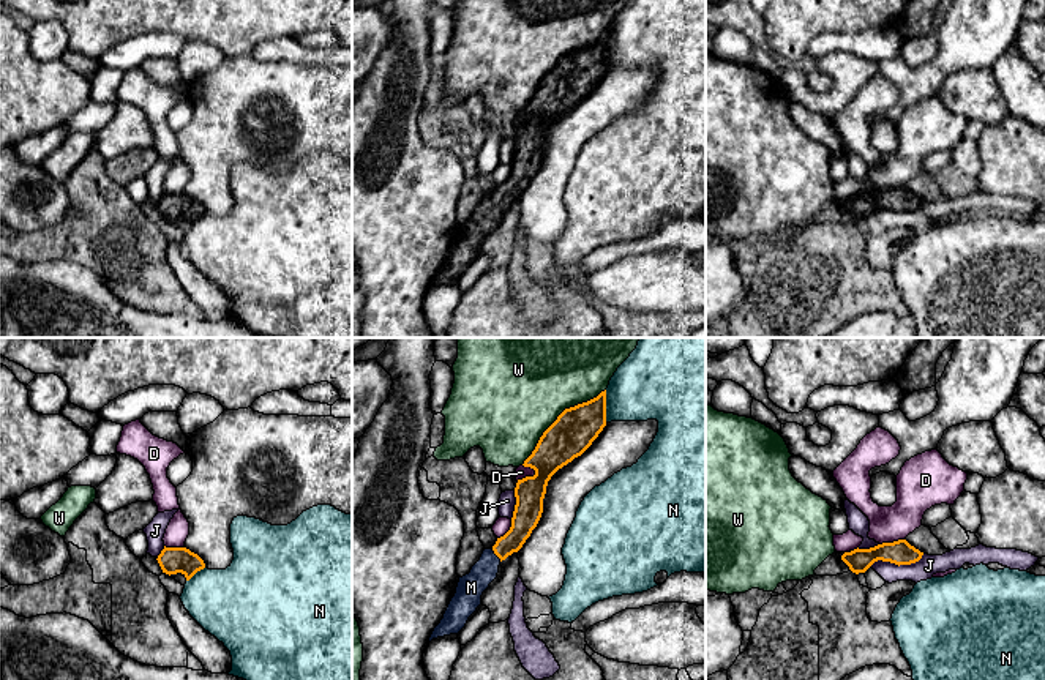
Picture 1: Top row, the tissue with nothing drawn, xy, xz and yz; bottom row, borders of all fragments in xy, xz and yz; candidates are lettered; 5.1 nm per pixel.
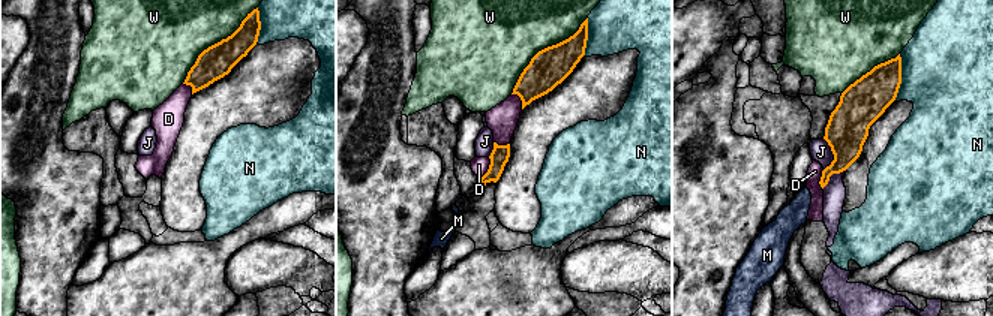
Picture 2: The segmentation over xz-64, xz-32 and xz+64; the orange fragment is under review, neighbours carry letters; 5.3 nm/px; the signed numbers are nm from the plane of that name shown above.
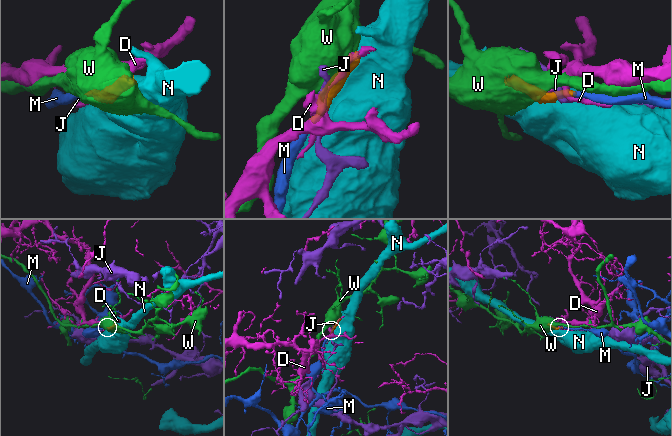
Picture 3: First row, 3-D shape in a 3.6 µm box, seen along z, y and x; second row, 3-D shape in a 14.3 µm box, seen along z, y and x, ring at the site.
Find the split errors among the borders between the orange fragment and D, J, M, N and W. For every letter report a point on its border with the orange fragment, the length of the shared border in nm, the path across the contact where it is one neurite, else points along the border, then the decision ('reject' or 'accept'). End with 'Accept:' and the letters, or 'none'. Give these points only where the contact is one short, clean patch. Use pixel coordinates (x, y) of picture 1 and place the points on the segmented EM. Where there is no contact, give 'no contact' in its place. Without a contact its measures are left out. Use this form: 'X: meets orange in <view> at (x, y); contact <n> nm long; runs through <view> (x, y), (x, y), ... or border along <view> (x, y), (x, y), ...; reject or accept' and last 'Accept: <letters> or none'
D: meets orange in xz at (526, 477); contact 120 nm long; reject
J: meets orange in yz at (895, 564); contact 300 nm long; border along yz (924, 554), (910, 564), (895, 565), (875, 560), (868, 567); reject
M: meets orange in xz at (496, 554); contact 80 nm long; runs through xz (526, 516), (521, 529), (496, 554), (471, 587); accept
N: meets orange in xz at (605, 406); contact 170 nm long; reject
W: meets orange in xz at (558, 417); contact 600 nm long; reject
Accept: M

